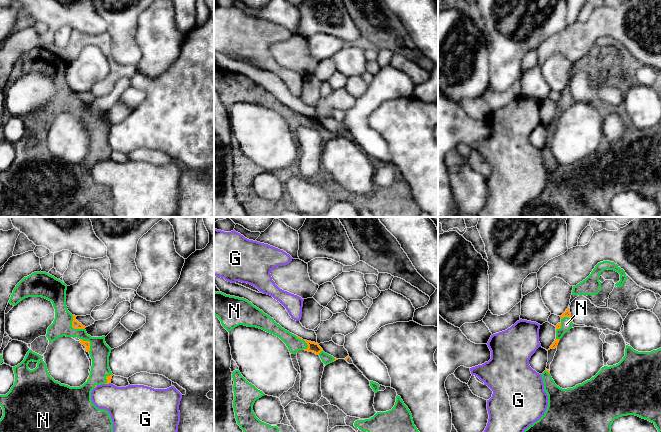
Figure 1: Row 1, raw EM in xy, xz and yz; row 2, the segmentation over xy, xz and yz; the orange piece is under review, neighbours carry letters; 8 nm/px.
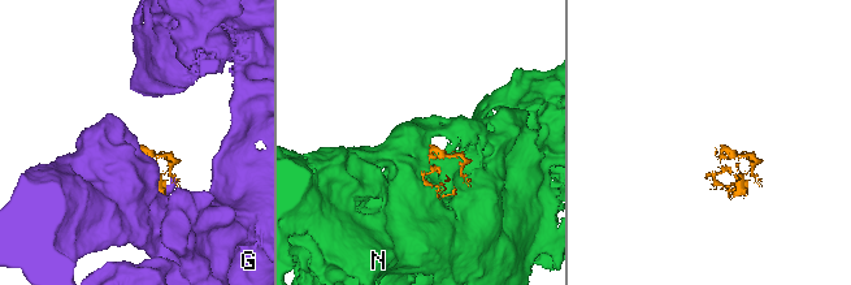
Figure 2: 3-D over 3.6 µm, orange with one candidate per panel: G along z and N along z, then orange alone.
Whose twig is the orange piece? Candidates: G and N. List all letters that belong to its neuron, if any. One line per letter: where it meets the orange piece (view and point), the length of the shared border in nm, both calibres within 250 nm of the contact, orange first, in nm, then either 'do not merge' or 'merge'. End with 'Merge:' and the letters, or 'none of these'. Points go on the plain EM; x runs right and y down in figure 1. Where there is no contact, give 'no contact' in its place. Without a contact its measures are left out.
G: contact xy (107, 159); length 50 nm; calibres 40 and 320 nm; do not merge
N: contact xy (73, 103); length 160 nm; calibres 60 and 160 nm; merge
Merge: N

